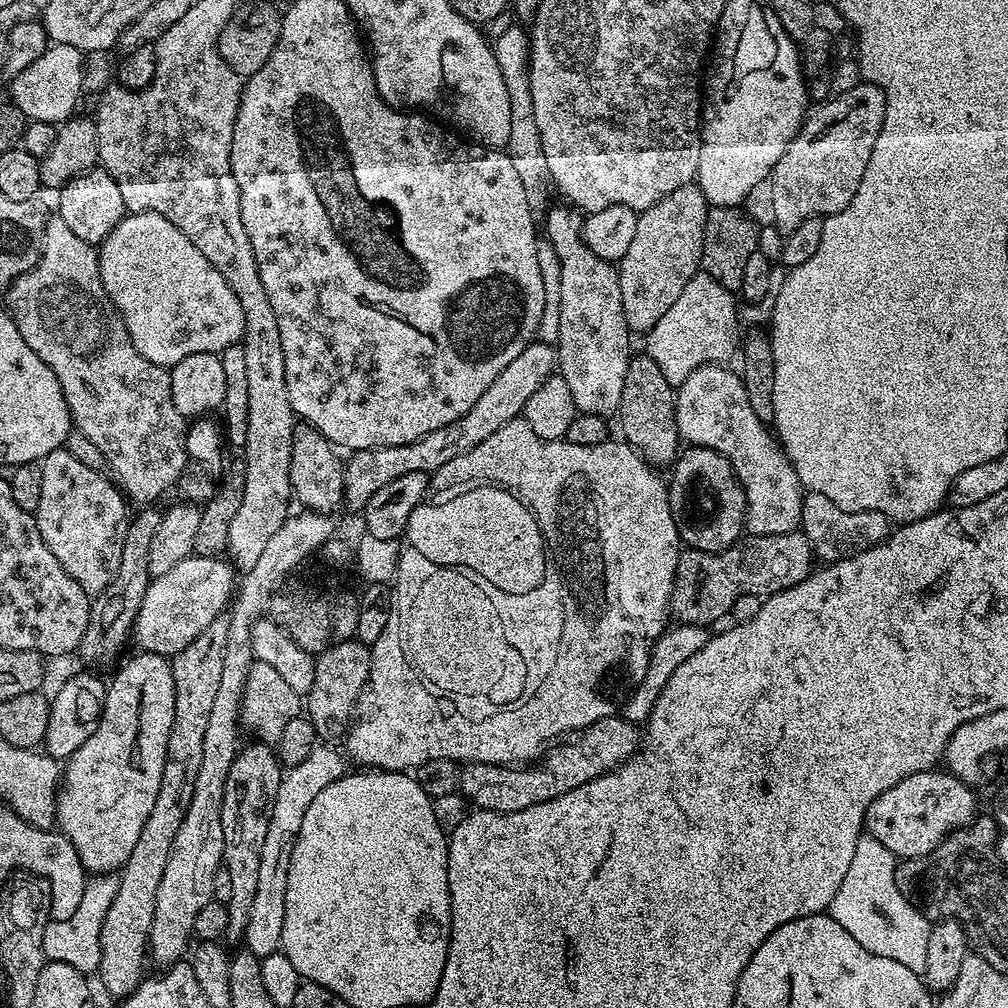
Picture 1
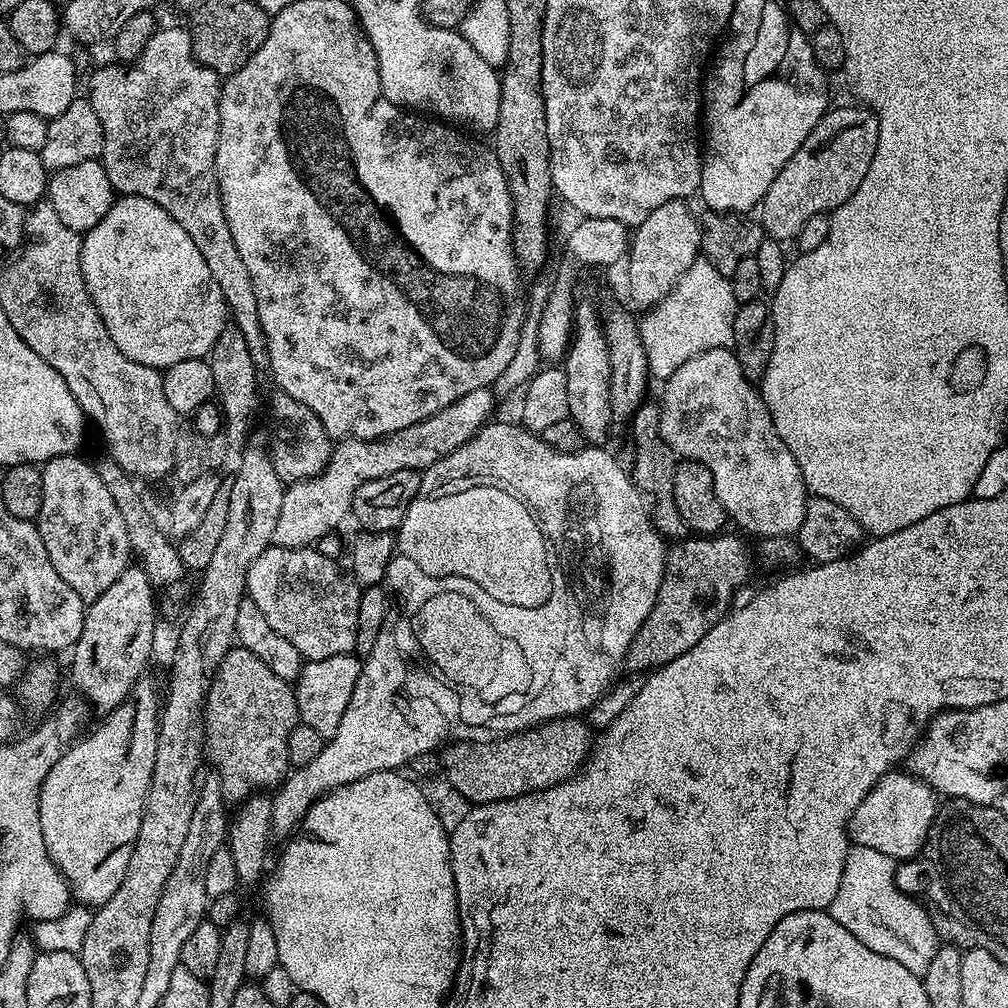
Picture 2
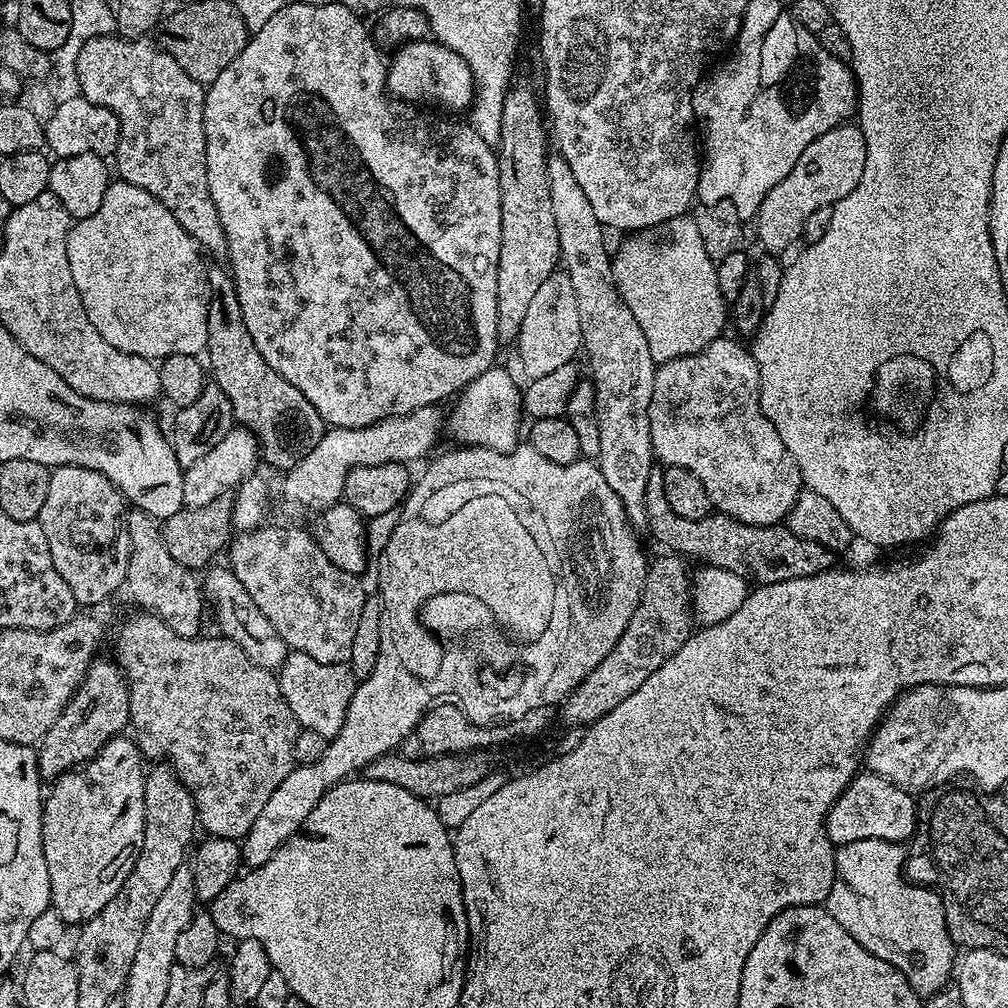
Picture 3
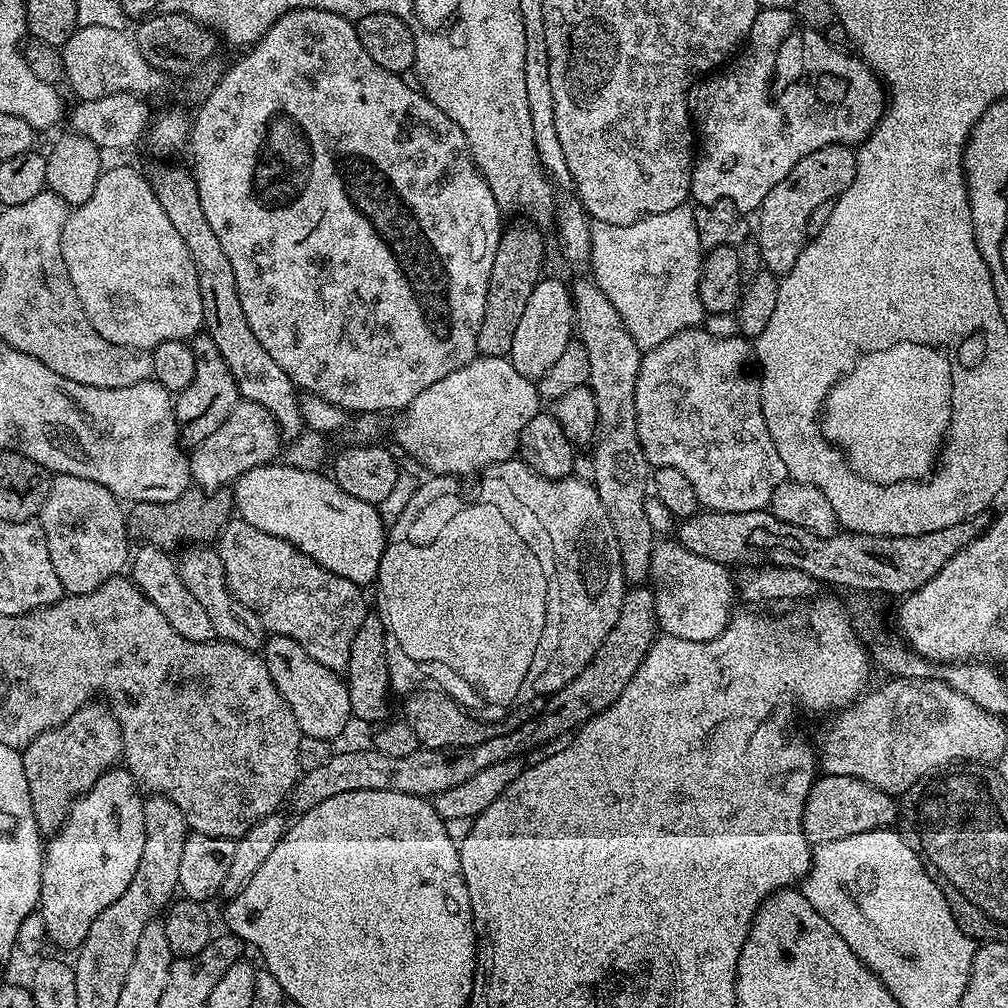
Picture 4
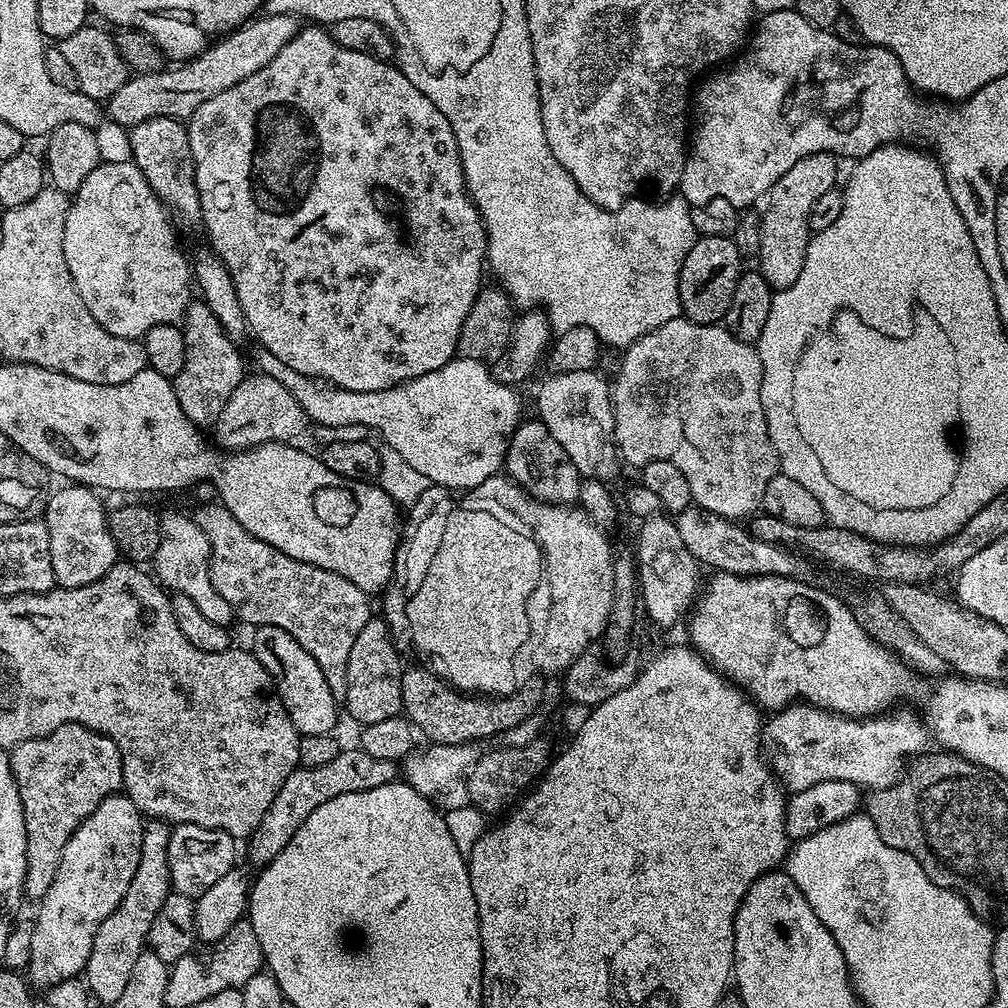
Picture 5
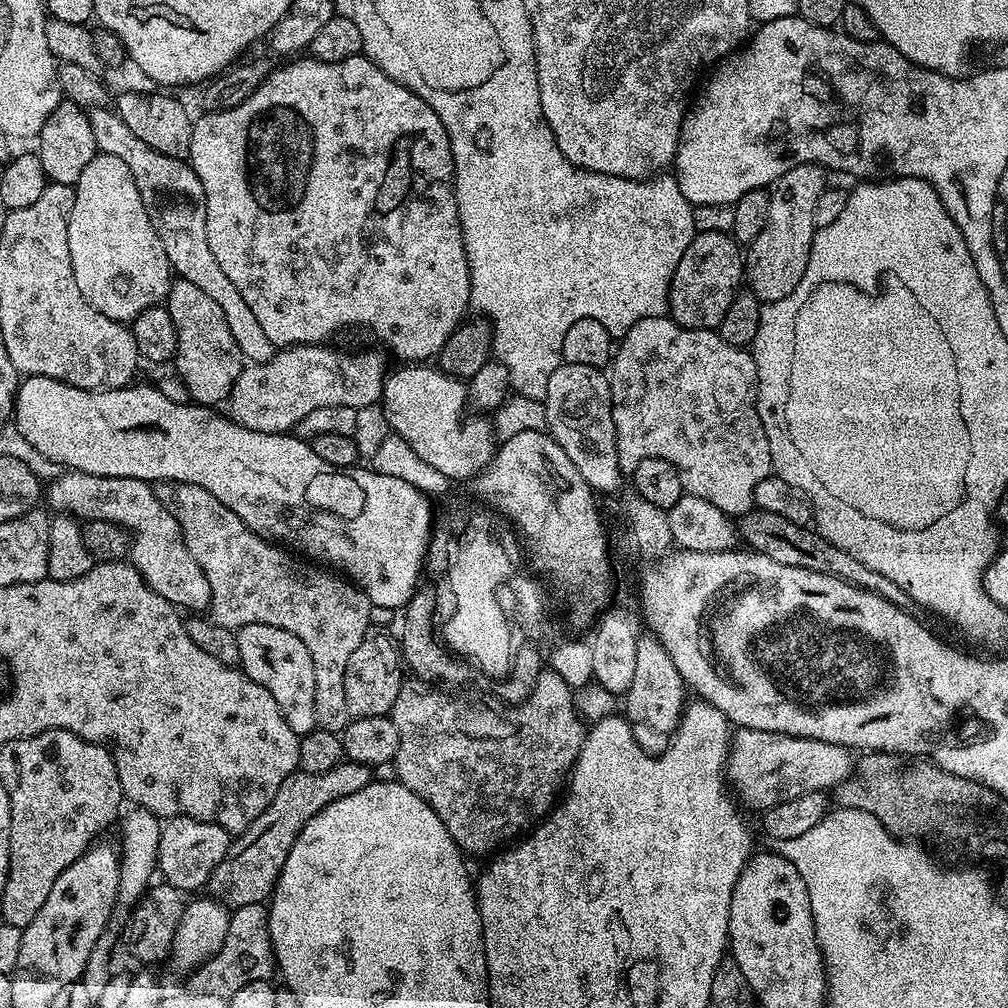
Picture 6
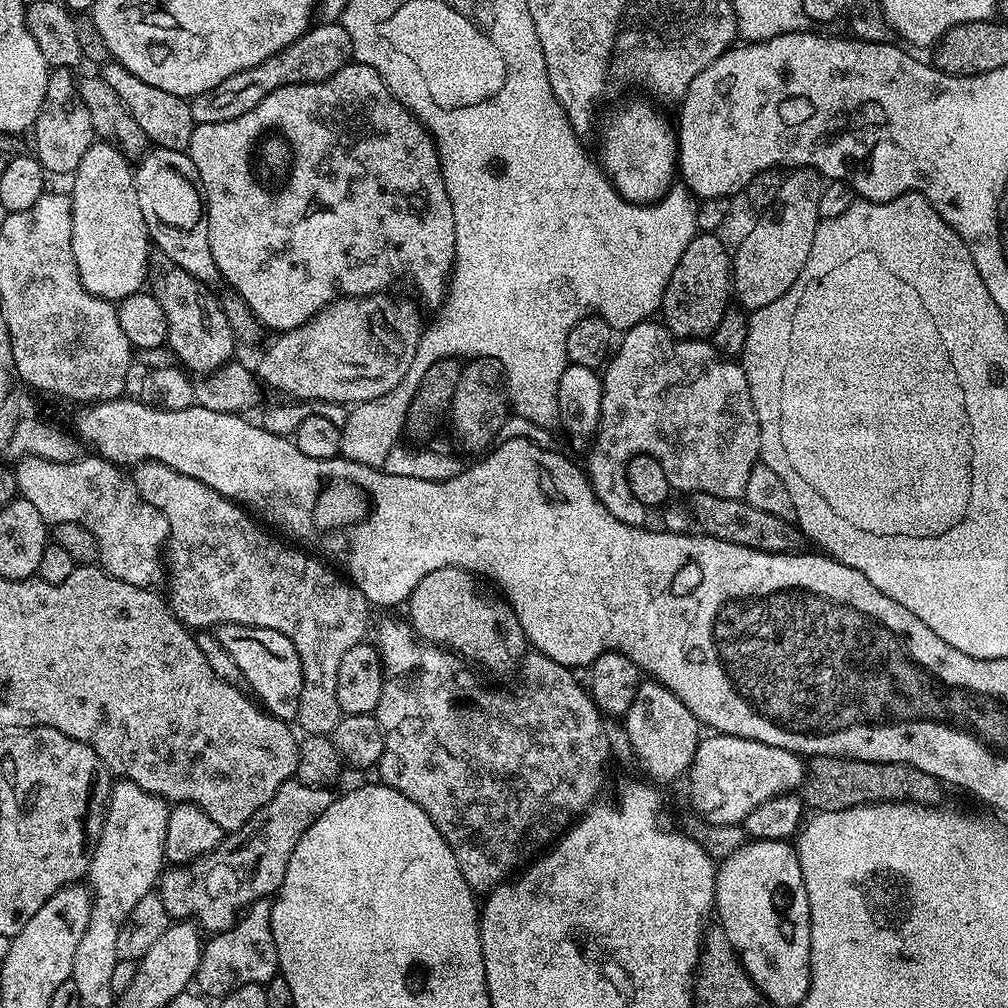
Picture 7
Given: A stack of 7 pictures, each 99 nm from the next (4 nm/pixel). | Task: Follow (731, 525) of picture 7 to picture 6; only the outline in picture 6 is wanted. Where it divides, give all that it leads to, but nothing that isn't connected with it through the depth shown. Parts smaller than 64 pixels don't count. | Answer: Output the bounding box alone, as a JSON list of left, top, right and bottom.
[738,510,909,606]

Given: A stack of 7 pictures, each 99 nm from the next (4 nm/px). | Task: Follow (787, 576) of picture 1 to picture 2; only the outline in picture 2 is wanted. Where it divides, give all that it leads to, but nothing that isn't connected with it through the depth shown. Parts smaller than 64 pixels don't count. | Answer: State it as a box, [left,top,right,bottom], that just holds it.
[624,534,752,674]

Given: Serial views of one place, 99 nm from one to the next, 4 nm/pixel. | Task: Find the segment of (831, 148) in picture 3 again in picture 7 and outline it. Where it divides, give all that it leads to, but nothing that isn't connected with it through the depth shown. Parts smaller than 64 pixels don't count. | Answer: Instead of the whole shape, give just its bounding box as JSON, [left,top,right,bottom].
[732,168,825,310]

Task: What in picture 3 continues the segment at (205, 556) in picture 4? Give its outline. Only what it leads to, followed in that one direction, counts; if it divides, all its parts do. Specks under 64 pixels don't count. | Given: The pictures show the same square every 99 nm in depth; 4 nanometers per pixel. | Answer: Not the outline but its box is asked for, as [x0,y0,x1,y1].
[202,566,290,670]

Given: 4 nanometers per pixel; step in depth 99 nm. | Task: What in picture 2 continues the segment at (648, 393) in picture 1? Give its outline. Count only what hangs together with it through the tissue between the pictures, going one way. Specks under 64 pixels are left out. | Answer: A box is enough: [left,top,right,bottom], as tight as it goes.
[630,402,690,538]

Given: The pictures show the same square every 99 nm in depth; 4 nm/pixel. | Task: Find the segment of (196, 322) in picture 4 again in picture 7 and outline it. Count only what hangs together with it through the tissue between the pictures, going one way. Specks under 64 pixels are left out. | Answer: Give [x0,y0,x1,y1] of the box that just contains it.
[70,142,150,302]

